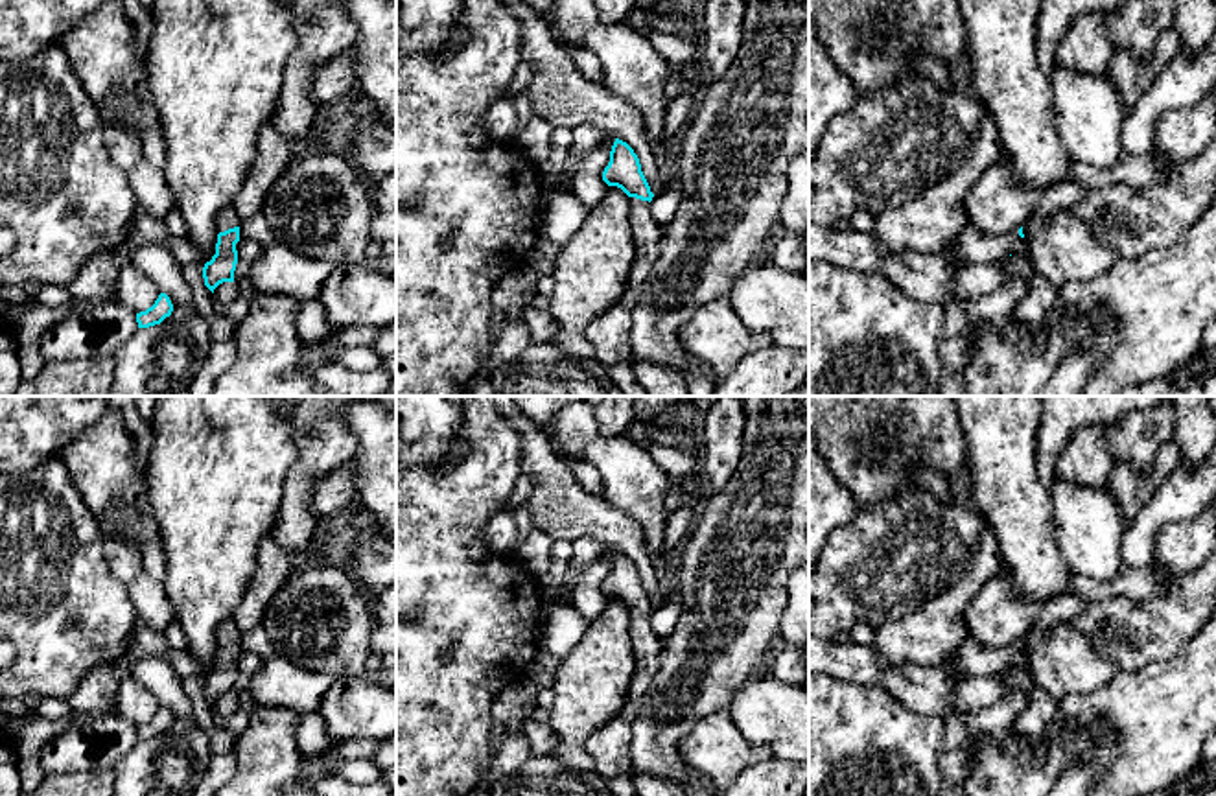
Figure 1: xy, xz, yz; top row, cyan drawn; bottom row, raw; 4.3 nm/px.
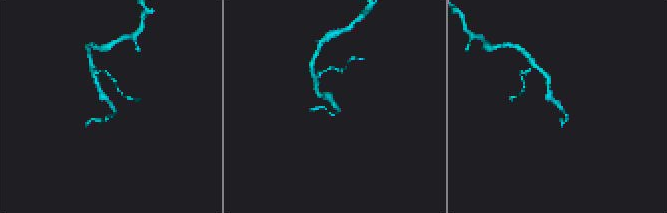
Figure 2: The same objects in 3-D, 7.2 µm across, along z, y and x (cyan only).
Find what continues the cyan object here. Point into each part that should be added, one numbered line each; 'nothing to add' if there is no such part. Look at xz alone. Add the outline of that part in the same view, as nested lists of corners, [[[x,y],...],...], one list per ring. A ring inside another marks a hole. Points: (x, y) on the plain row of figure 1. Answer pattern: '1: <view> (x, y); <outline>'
1: xz (608, 745); [[[630,610],[630,632],[636,669],[625,706],[586,739],[586,750],[595,761],[593,770],[614,796],[639,796],[632,783],[632,722],[658,671],[663,643],[649,614]]]

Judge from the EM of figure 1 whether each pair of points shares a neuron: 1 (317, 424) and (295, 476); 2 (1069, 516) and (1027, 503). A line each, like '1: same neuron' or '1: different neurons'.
1: same neuron
2: different neurons

